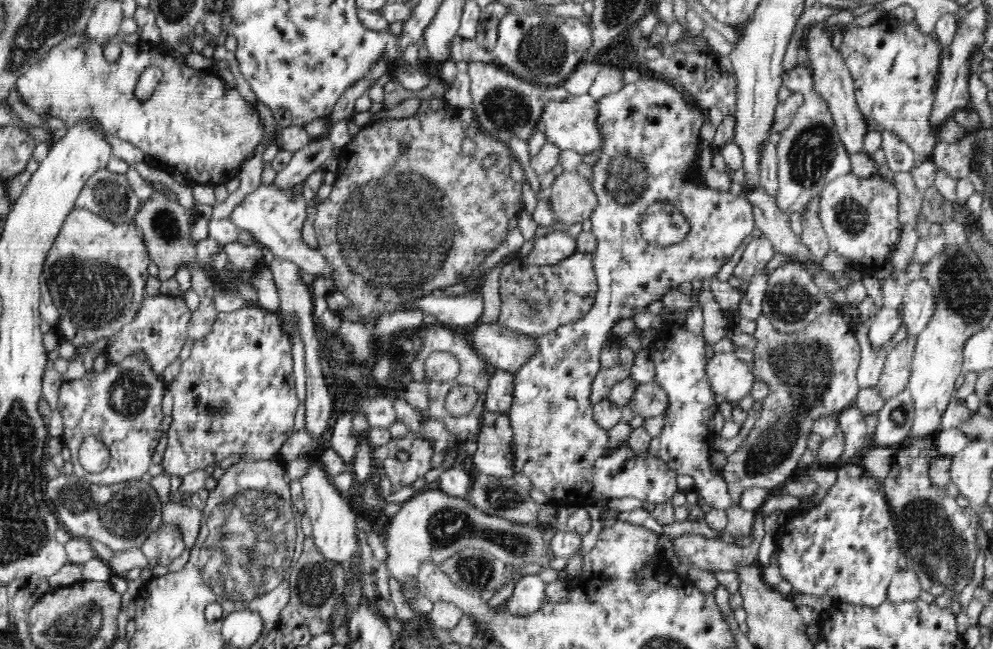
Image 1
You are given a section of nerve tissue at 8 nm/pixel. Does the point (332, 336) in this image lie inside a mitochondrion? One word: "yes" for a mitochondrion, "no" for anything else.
no

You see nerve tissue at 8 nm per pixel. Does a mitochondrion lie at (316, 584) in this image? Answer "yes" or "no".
yes

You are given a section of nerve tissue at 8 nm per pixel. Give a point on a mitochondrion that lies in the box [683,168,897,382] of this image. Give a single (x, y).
(790, 303)

